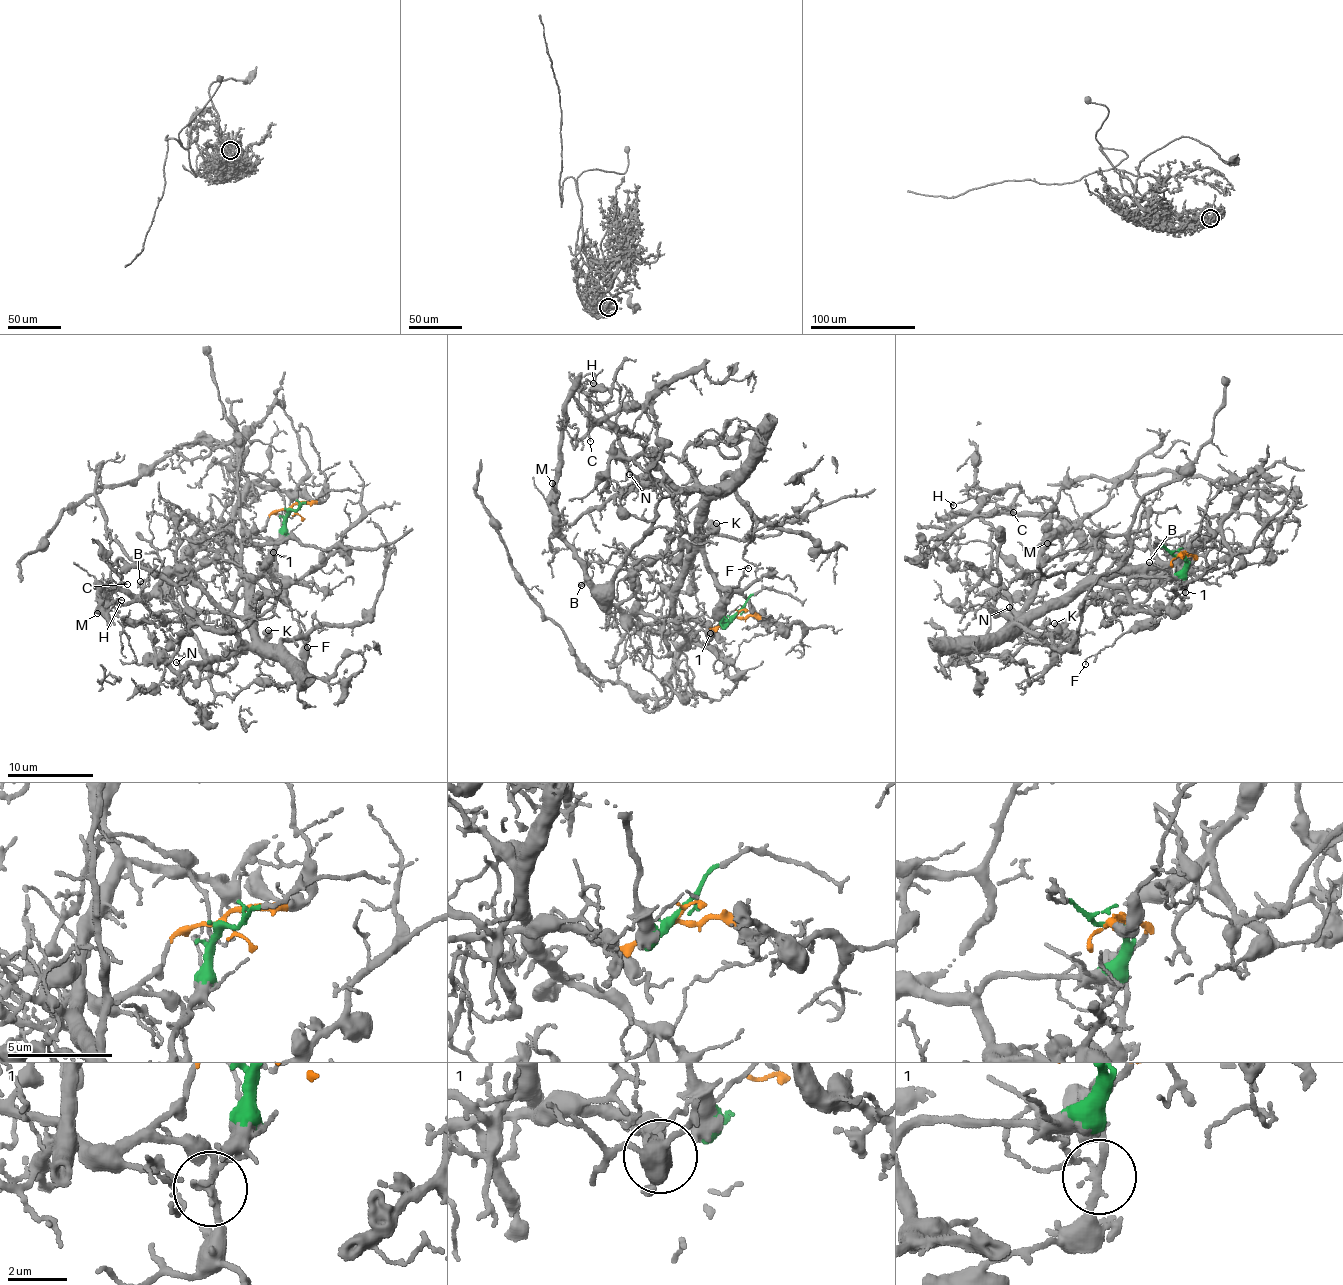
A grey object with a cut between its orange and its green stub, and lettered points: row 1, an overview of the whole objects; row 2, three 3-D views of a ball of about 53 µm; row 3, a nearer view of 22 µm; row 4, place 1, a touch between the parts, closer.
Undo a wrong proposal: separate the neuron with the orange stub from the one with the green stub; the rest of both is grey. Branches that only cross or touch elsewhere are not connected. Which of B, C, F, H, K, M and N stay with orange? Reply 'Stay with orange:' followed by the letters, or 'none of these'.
Stay with orange: B, C, F, H, K, M, N

